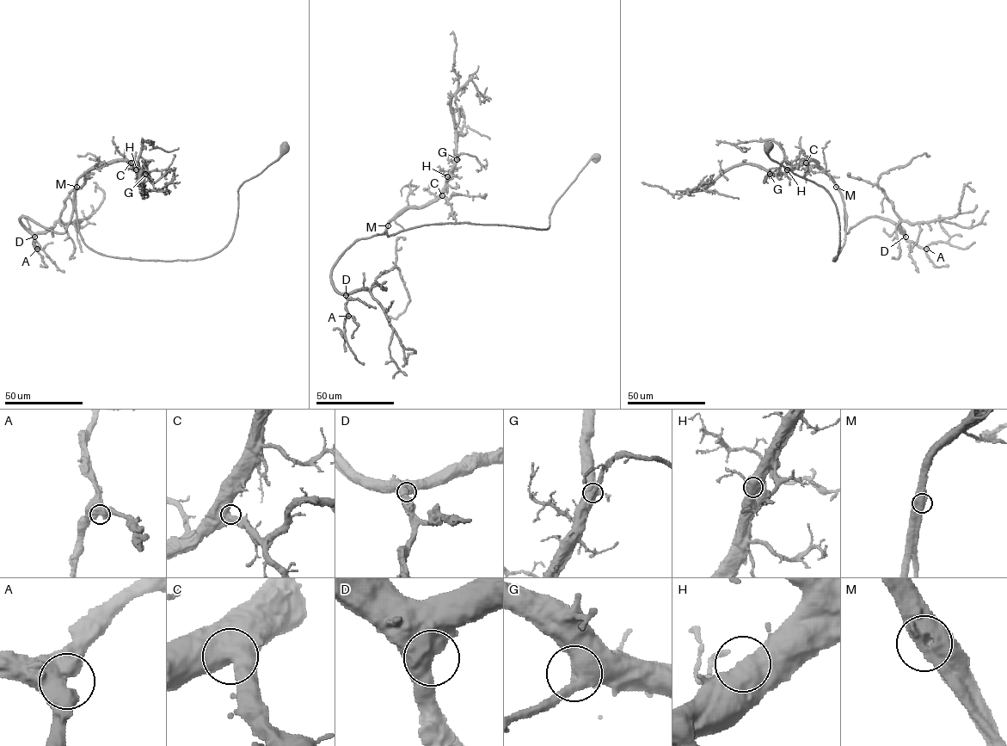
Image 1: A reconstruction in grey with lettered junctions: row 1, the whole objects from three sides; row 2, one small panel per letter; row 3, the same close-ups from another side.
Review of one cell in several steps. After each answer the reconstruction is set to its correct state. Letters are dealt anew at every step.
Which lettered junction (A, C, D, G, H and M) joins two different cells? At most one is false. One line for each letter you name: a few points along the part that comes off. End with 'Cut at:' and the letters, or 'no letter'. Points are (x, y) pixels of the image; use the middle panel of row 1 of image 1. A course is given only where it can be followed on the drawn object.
Cut at: no letter

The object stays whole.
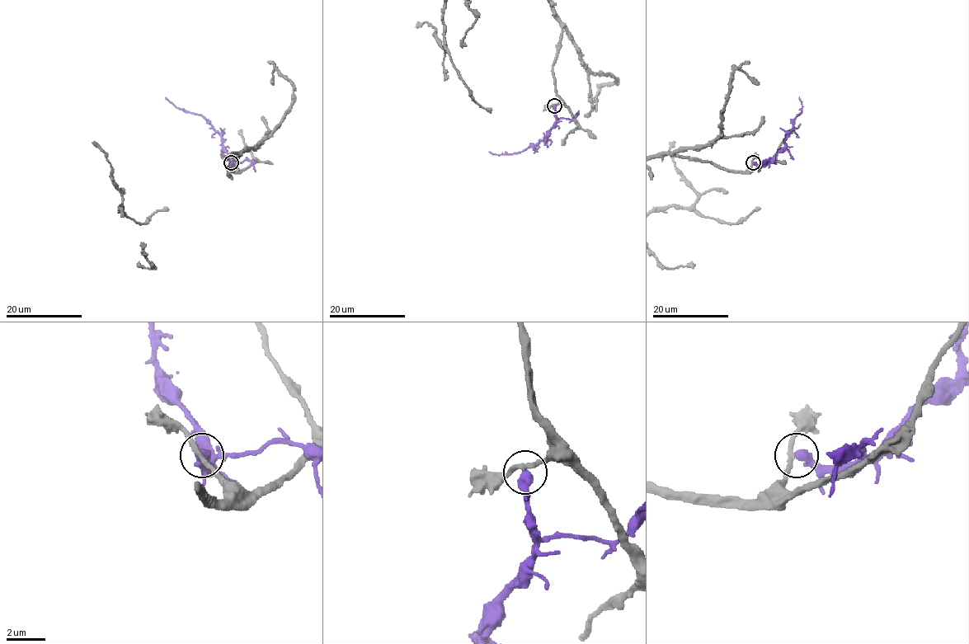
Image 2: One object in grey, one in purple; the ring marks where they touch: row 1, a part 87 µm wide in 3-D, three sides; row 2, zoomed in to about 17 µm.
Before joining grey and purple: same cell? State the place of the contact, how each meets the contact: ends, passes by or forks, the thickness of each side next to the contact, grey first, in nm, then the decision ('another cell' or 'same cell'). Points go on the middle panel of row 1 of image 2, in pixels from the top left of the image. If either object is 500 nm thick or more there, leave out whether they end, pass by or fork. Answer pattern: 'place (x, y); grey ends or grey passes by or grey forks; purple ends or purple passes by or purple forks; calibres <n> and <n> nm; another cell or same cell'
place (554, 105); calibres 240 and 500 nm; another cell

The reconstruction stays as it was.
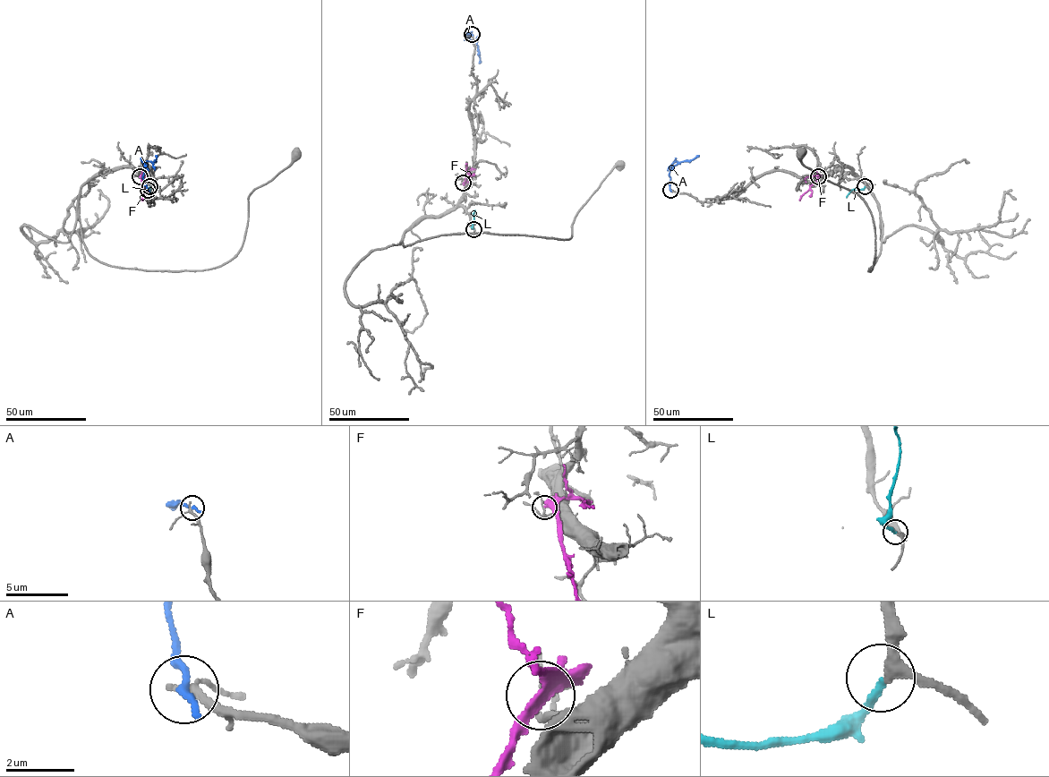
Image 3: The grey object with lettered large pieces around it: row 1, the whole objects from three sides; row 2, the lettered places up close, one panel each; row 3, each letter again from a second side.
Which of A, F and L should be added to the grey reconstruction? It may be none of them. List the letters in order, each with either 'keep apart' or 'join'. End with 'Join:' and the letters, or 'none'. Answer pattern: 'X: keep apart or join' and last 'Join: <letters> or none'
A: keep apart
F: keep apart
L: join
Join: L

